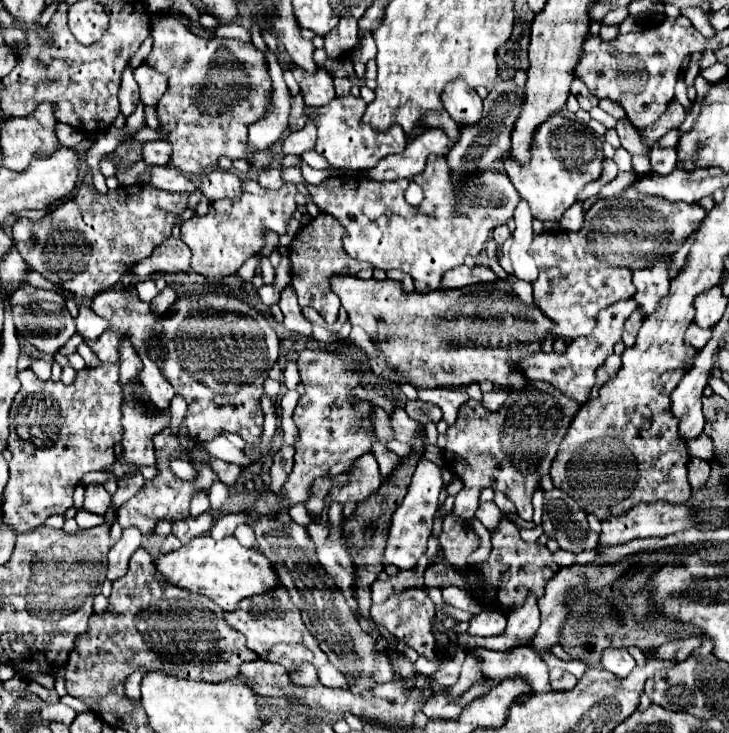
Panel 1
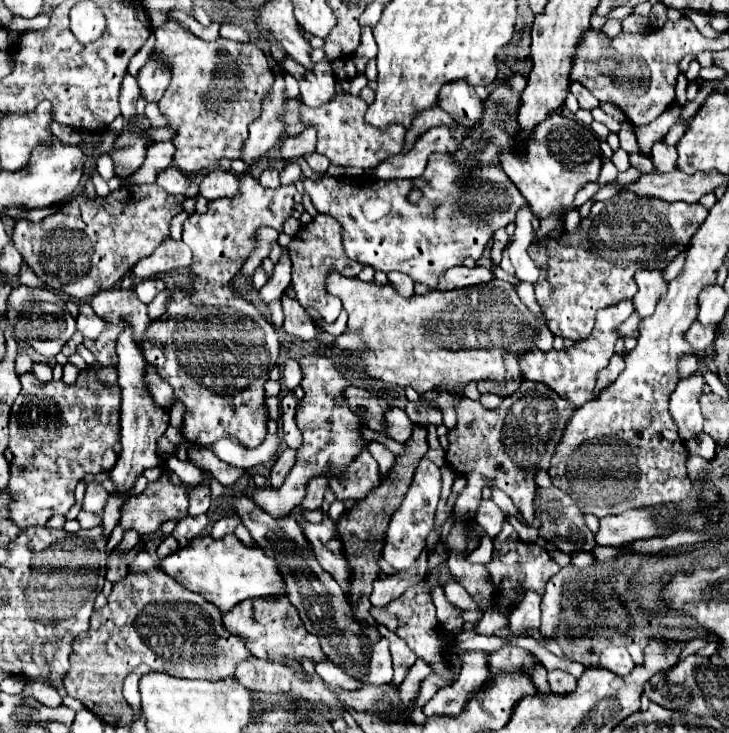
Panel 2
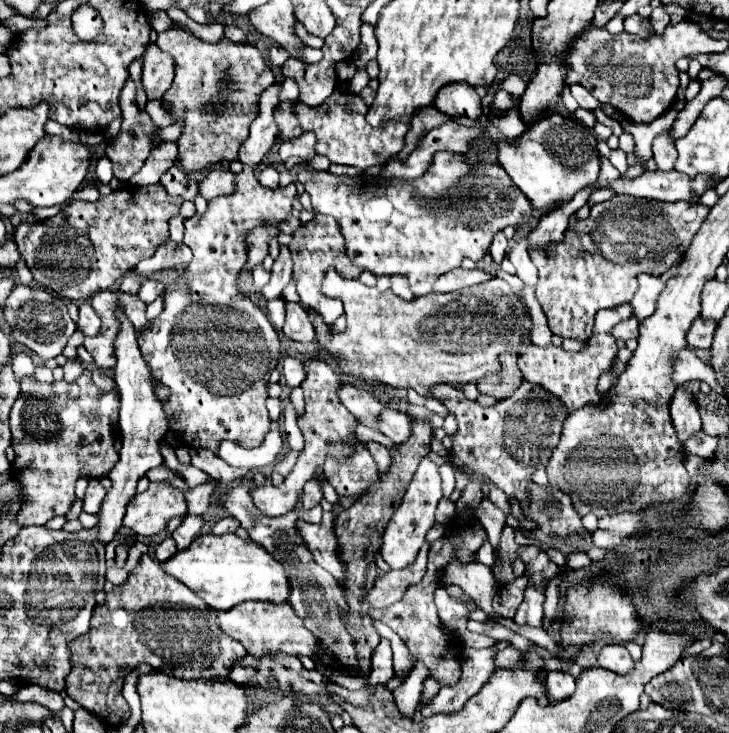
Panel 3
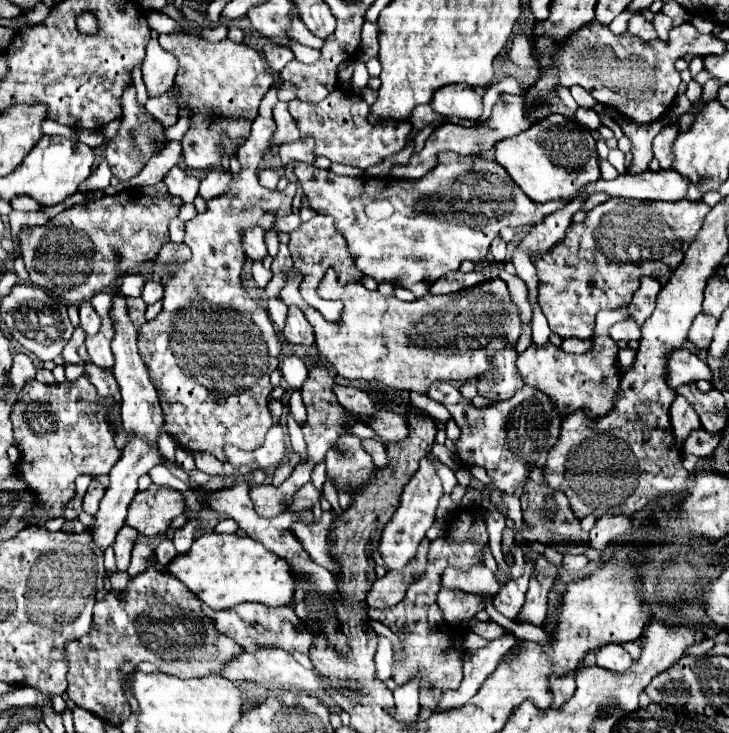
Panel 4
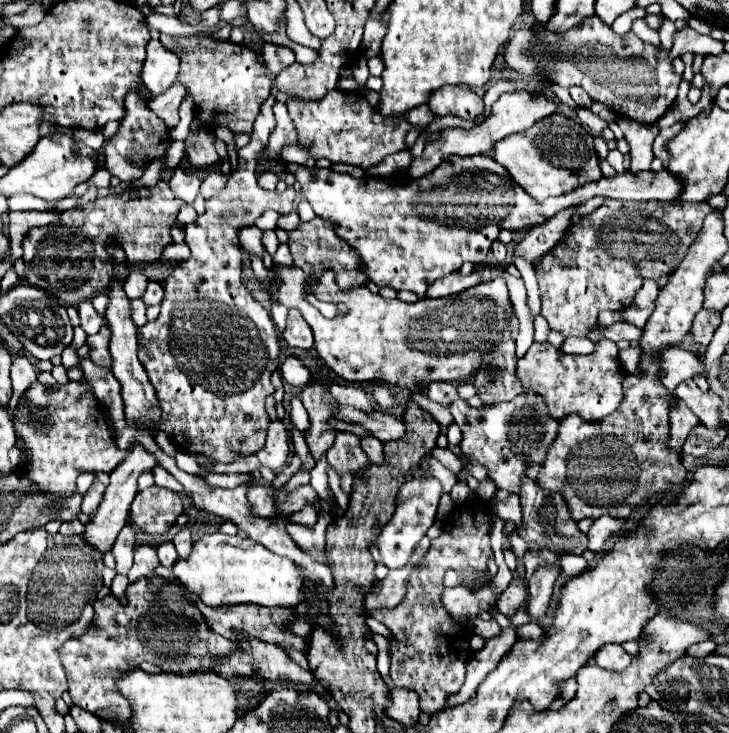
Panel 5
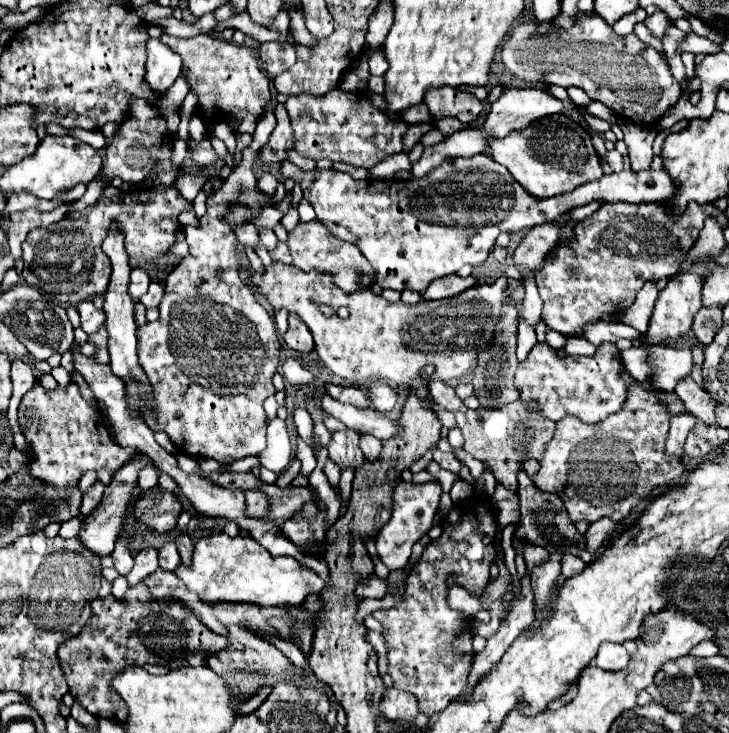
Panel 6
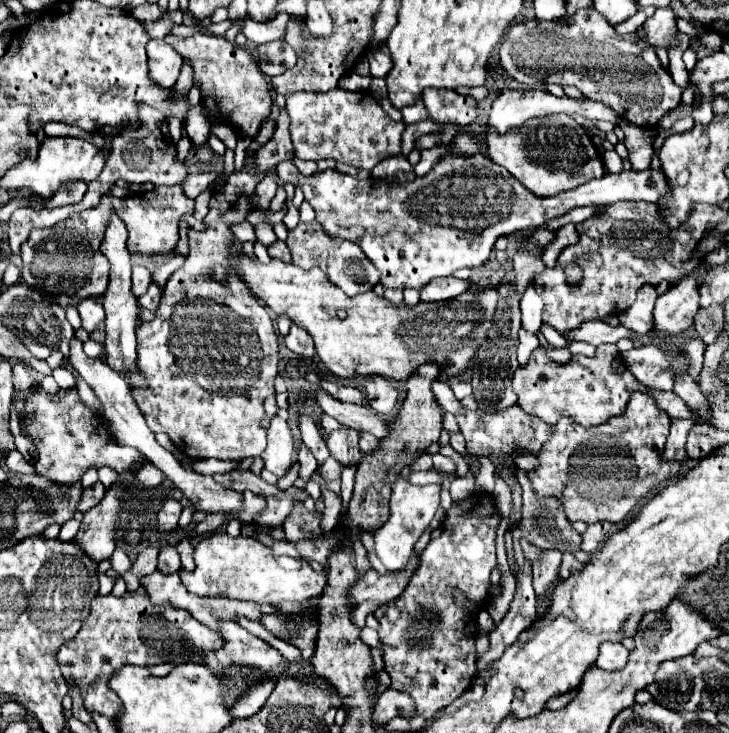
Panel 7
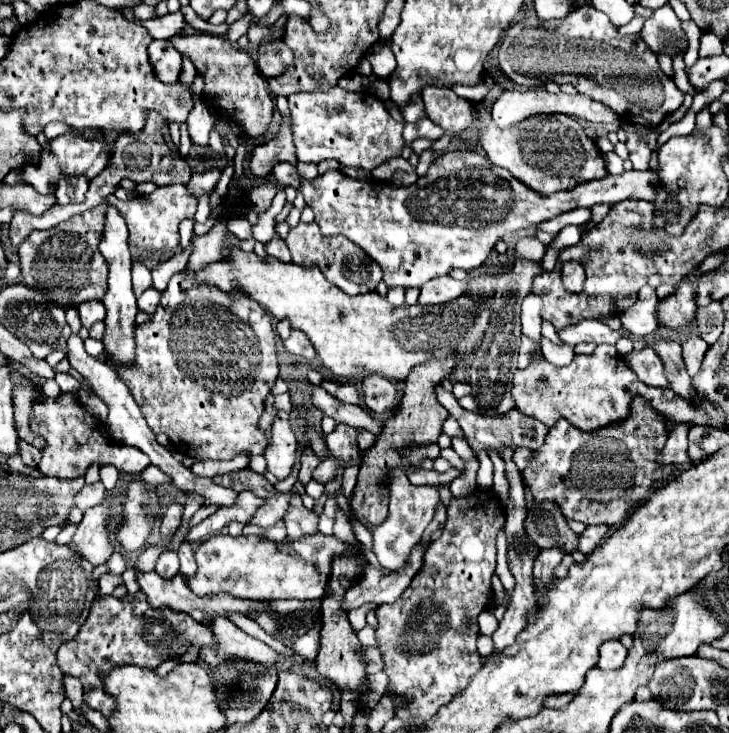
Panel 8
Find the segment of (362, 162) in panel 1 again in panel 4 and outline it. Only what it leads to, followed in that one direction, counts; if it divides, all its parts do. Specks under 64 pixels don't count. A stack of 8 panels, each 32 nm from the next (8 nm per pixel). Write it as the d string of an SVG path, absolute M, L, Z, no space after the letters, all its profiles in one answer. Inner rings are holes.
M336 90L328 100L322 100L320 104L304 104L300 100L292 100L290 114L296 118L300 134L302 136L314 136L316 138L316 156L326 156L330 162L348 164L356 168L370 168L374 164L380 164L386 156L392 156L400 152L406 146L406 136L412 130L410 122L380 122L372 126L368 122L368 104L362 100L360 94L354 94L350 90Z

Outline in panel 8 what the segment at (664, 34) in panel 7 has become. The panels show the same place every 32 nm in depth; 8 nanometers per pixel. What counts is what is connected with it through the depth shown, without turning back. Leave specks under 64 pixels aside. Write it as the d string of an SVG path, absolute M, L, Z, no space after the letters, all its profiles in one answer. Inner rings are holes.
M670 4L654 10L654 14L644 22L640 36L656 54L658 52L674 54L684 50L684 32Z

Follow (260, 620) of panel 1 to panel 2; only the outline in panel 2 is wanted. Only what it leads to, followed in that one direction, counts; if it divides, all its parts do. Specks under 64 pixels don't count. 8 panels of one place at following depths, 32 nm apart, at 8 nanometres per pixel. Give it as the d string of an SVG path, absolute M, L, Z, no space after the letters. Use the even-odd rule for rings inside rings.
M268 596L268 598L256 598L256 600L244 600L240 602L232 612L226 612L222 616L224 626L232 630L234 634L244 638L246 648L260 660L270 660L270 662L284 662L284 660L312 660L314 664L326 662L326 654L320 650L320 642L316 636L312 636L300 616L296 606L288 600L288 596Z

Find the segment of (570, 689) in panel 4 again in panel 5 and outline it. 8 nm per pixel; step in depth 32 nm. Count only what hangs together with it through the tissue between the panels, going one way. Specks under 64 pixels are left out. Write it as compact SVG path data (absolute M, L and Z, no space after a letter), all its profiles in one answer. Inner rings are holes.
M571 678L560 682L559 687L561 689L561 693L559 694L558 698L552 702L549 709L558 710L564 706L564 704L566 704L570 698L573 698L576 694L577 683L575 678Z

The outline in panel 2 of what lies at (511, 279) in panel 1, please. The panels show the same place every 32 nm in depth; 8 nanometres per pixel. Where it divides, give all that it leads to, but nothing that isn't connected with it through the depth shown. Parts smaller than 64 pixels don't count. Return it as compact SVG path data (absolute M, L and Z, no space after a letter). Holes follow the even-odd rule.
M521 282L516 287L516 292L520 300L530 309L534 316L544 318L542 309L536 301L534 294L534 286L525 282Z

